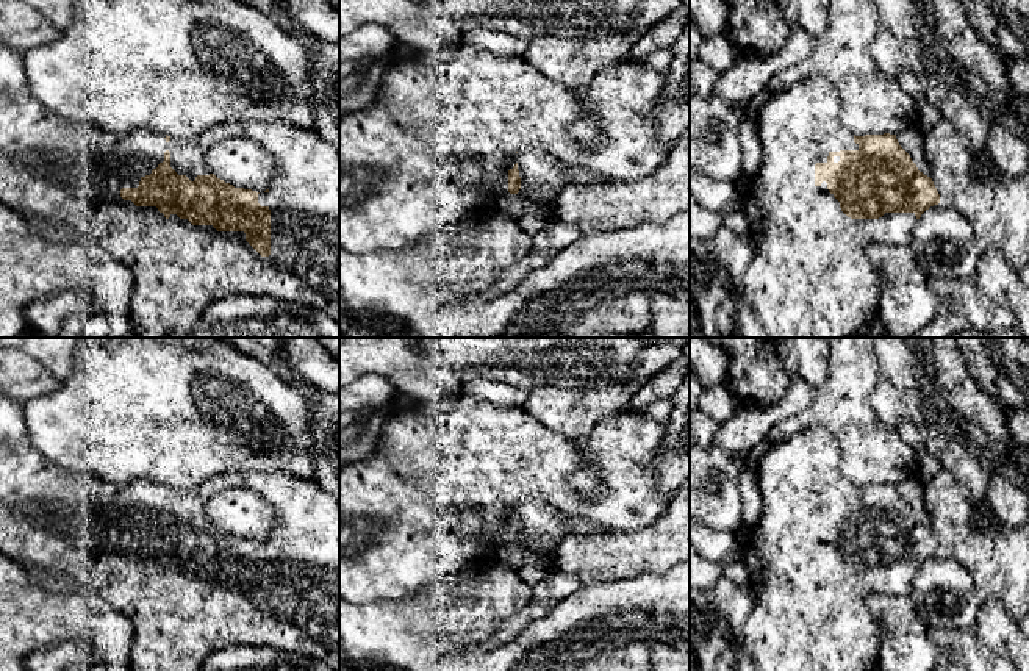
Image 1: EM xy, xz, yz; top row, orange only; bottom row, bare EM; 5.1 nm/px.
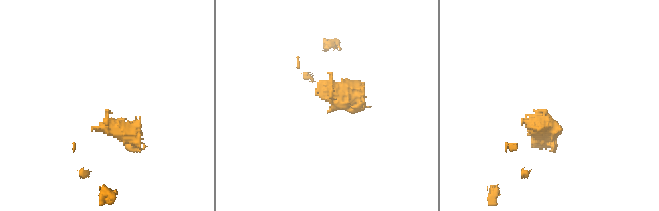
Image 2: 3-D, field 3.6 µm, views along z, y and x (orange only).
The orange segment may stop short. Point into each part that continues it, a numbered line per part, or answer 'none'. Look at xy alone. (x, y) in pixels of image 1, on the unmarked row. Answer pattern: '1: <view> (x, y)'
1: xy (53, 520)

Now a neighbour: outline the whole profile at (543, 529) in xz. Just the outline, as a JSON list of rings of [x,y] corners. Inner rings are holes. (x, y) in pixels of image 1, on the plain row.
[[[519,501],[514,515],[521,527],[519,546],[532,549],[543,557],[555,557],[557,546],[568,533],[596,535],[602,529],[586,519],[563,519],[550,504],[540,501]]]

